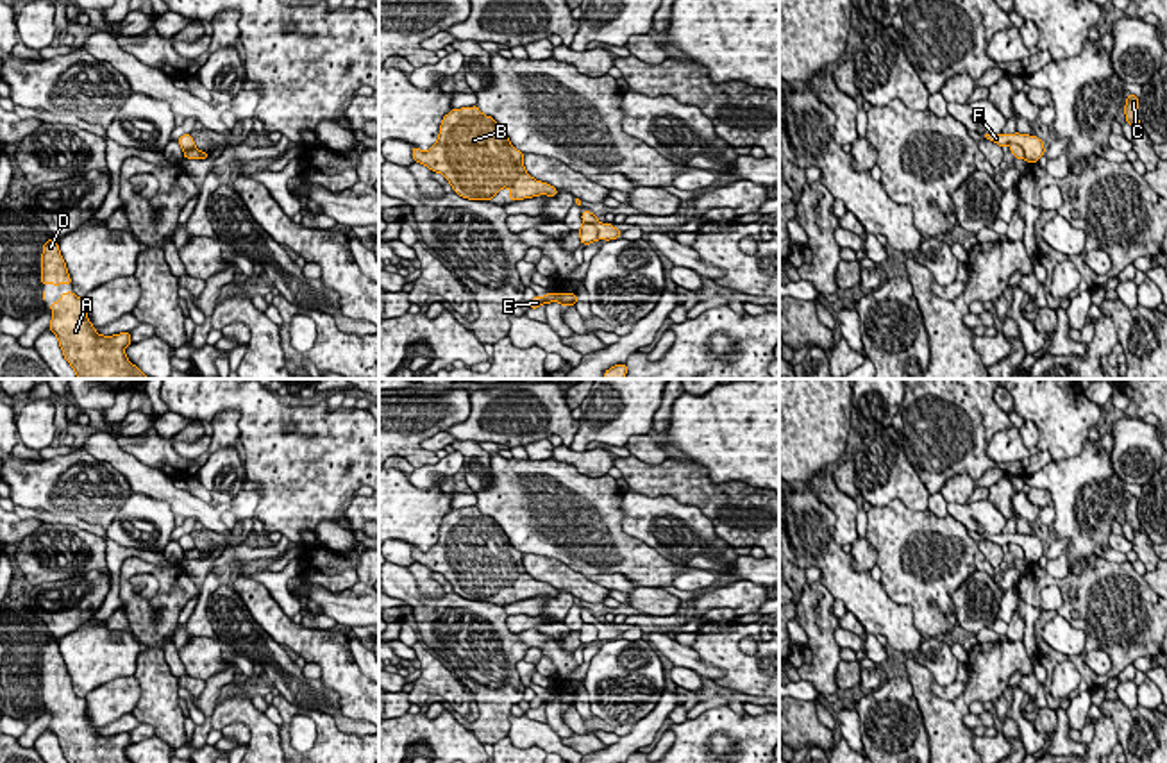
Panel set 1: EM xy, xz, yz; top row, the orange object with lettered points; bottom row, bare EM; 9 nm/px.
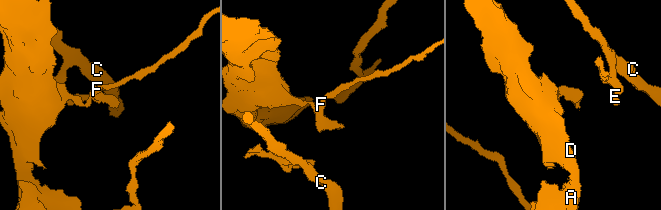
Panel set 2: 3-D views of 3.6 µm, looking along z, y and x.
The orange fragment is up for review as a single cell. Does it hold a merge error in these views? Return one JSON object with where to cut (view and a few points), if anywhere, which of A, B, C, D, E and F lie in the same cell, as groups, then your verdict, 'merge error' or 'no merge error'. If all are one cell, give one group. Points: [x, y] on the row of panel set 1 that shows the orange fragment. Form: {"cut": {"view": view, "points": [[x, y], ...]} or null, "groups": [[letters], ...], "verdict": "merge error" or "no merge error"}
{"cut": {"view": "xz", "points": [[583, 220], [596, 227], [599, 238]]}, "groups": [["A", "B", "C", "D", "E"], ["F"]], "verdict": "merge error"}

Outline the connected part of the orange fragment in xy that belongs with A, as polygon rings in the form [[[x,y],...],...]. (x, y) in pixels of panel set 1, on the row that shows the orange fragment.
[[[71,291],[61,293],[57,302],[50,302],[50,309],[48,329],[57,336],[77,379],[150,379],[125,356],[130,332],[98,334],[86,314],[84,298]]]

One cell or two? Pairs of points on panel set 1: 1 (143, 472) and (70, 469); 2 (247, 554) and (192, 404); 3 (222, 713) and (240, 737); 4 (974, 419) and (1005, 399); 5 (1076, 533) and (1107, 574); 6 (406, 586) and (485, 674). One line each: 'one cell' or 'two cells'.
1: two cells
2: two cells
3: two cells
4: two cells
5: two cells
6: one cell

